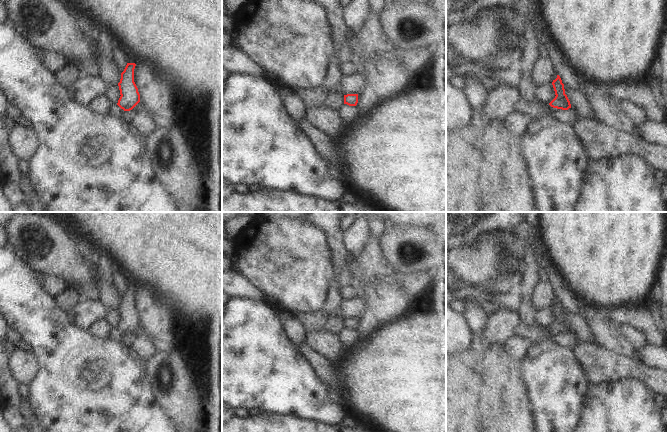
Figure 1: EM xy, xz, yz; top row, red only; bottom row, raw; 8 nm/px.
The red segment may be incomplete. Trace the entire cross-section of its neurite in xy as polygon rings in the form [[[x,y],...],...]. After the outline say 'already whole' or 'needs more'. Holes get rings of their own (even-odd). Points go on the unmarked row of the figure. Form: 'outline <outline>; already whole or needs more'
outline [[[126,276],[127,289],[121,297],[121,303],[118,307],[120,322],[117,329],[124,335],[132,334],[140,326],[140,318],[134,306],[135,282]]]; needs more

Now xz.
outline [[[347,318],[344,319],[344,328],[349,330],[356,330],[358,327],[358,318]]]; already whole

